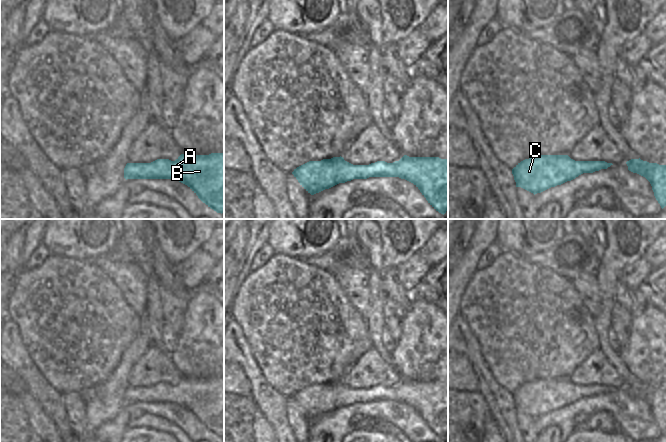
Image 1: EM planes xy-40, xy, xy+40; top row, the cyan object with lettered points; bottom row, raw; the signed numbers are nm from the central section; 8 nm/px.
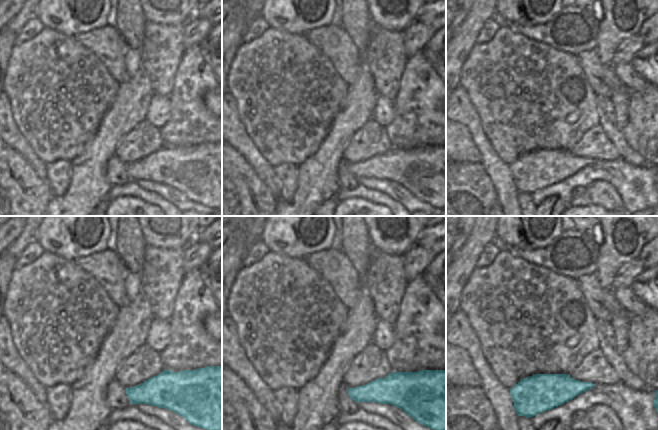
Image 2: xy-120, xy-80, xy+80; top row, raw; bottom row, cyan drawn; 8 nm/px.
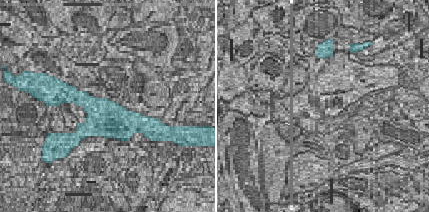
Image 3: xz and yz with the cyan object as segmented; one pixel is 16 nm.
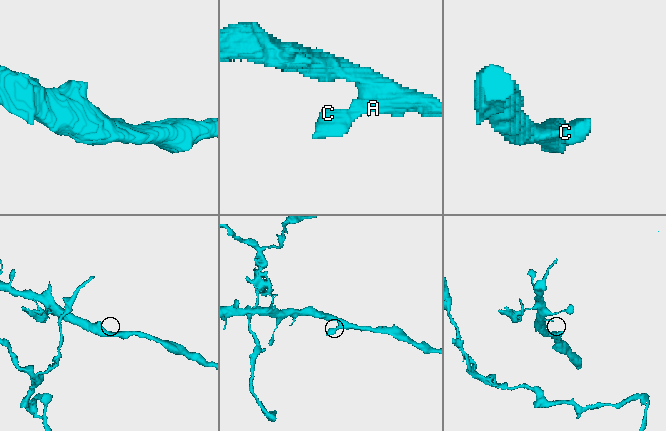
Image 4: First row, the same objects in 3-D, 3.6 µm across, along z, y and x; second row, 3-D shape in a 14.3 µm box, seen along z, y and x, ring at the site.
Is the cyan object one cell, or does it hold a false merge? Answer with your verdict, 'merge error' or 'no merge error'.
no merge error

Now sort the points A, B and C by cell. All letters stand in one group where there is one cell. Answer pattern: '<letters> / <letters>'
A B C

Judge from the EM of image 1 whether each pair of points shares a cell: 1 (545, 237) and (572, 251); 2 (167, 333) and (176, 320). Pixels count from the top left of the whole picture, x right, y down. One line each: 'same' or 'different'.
1: different
2: different

